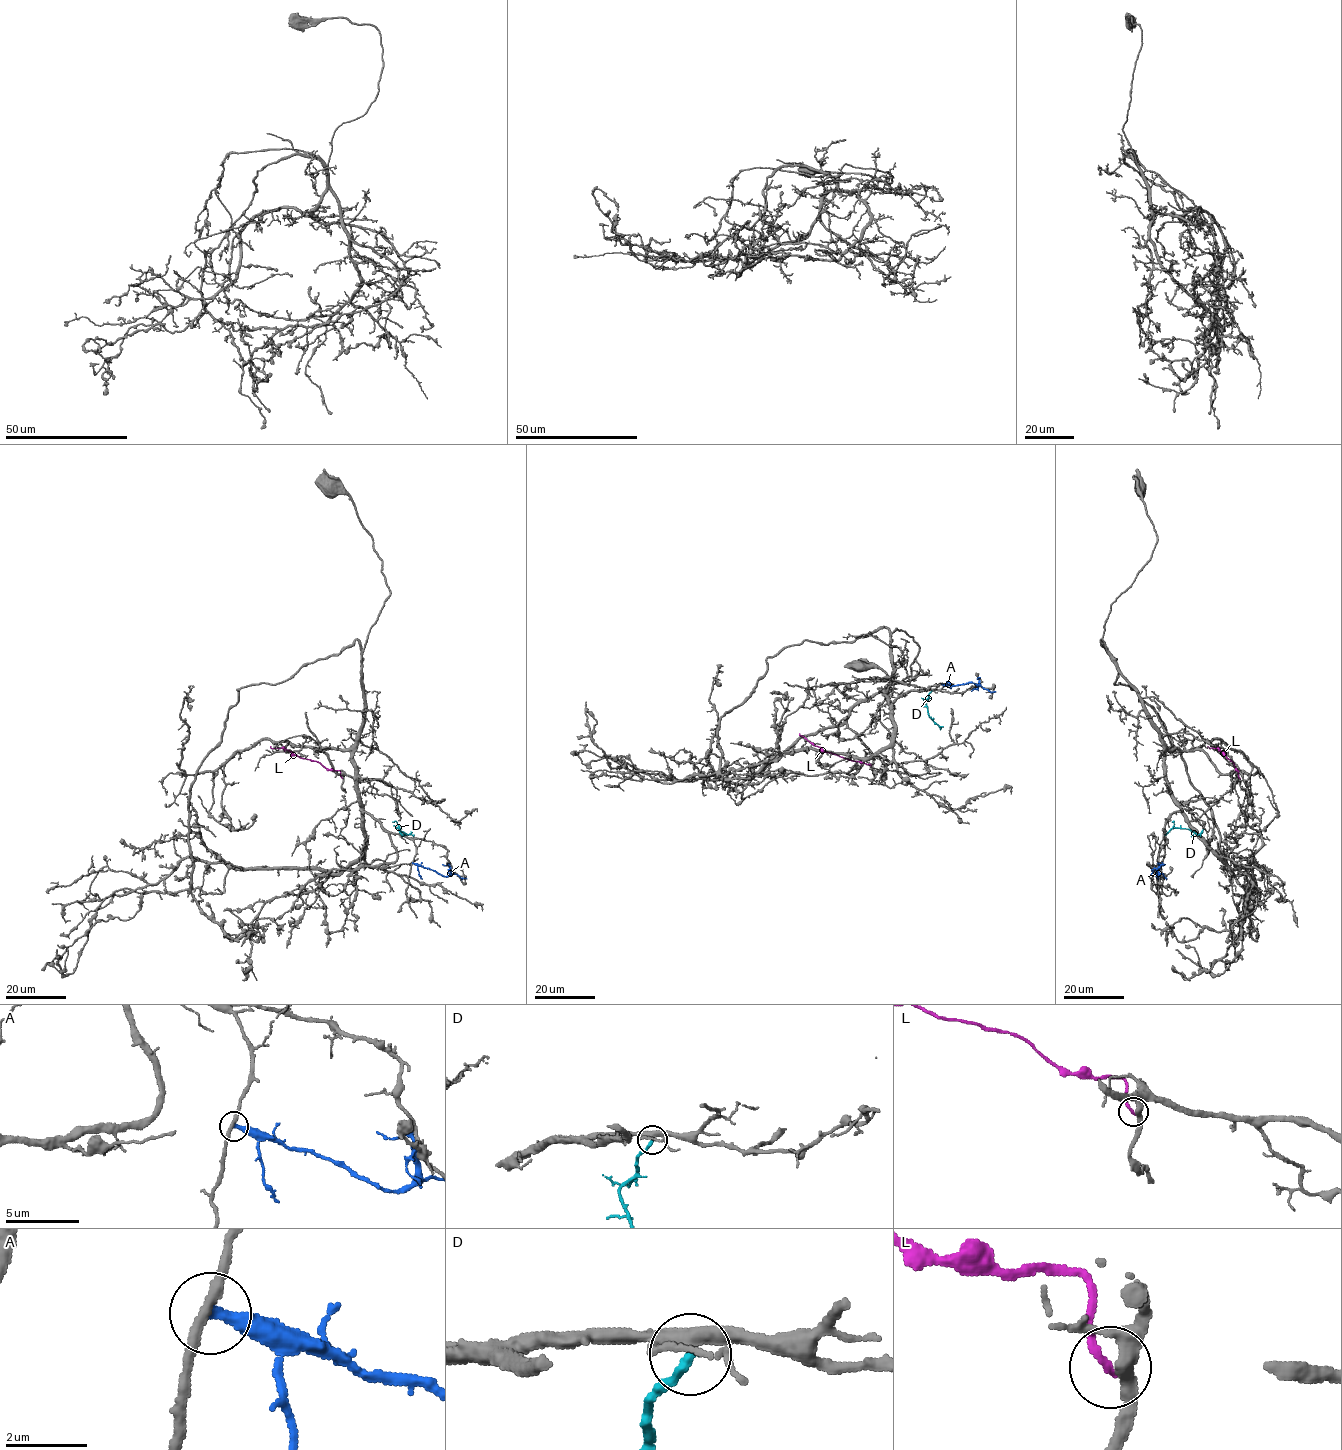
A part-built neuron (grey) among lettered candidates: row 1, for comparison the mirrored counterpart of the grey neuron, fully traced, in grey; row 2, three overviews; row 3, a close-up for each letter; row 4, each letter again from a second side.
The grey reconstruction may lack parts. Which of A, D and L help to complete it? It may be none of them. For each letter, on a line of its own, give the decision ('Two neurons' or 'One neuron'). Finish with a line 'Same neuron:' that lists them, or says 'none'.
A: Two neurons
D: One neuron
L: Two neurons
Same neuron: D

